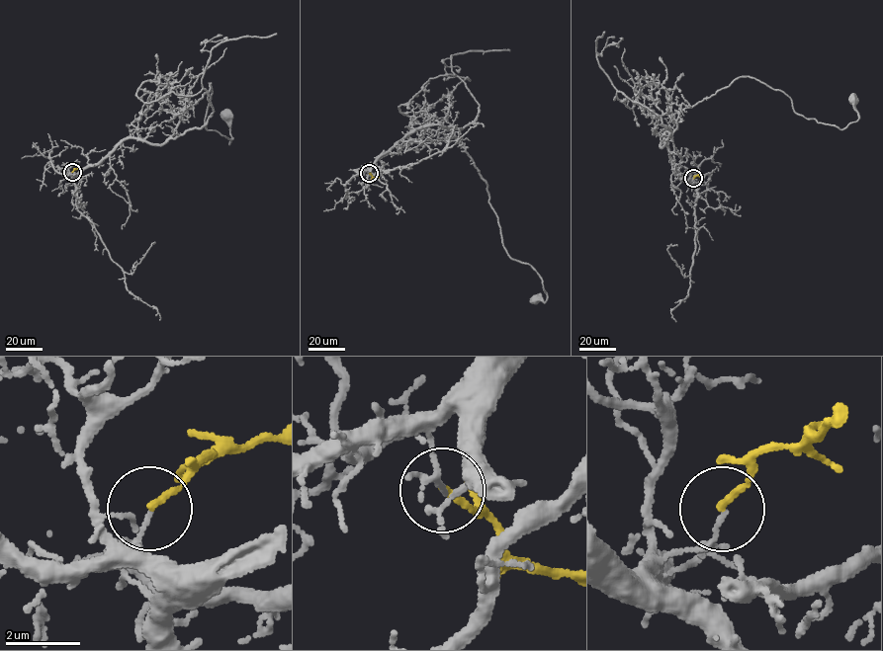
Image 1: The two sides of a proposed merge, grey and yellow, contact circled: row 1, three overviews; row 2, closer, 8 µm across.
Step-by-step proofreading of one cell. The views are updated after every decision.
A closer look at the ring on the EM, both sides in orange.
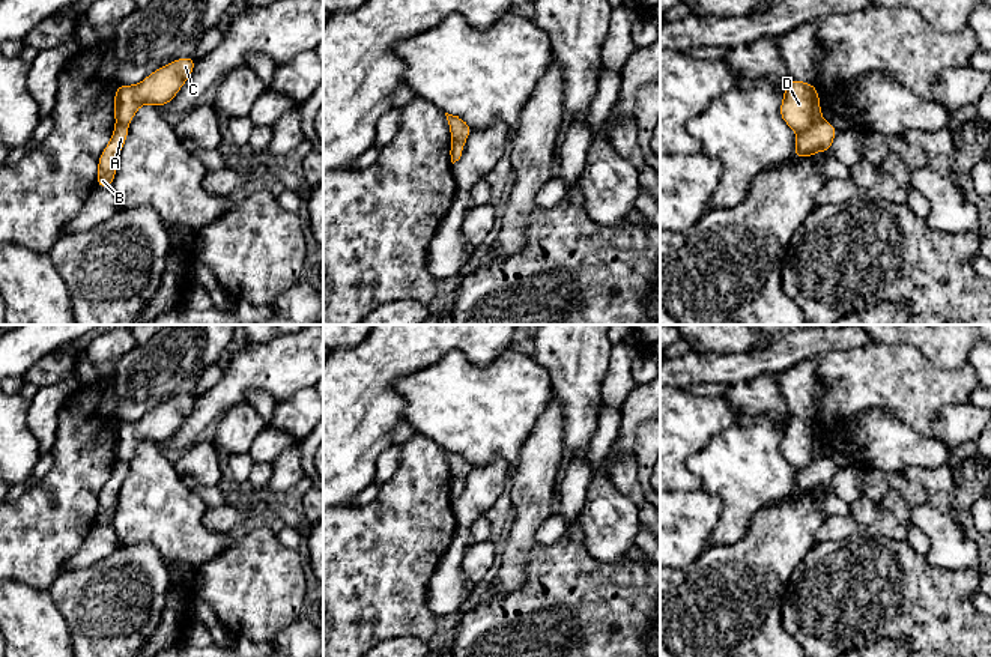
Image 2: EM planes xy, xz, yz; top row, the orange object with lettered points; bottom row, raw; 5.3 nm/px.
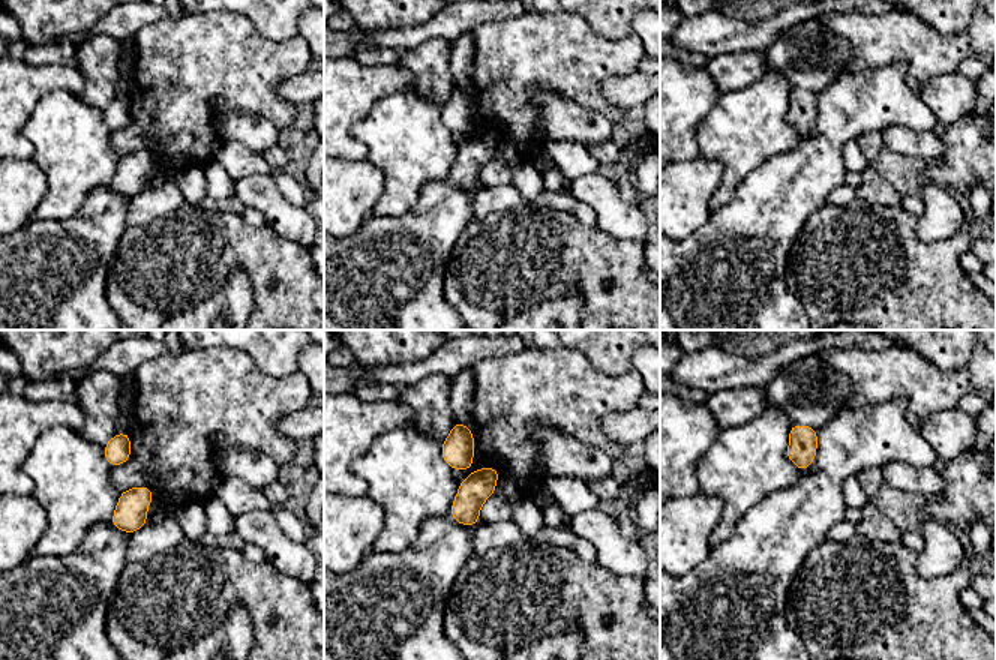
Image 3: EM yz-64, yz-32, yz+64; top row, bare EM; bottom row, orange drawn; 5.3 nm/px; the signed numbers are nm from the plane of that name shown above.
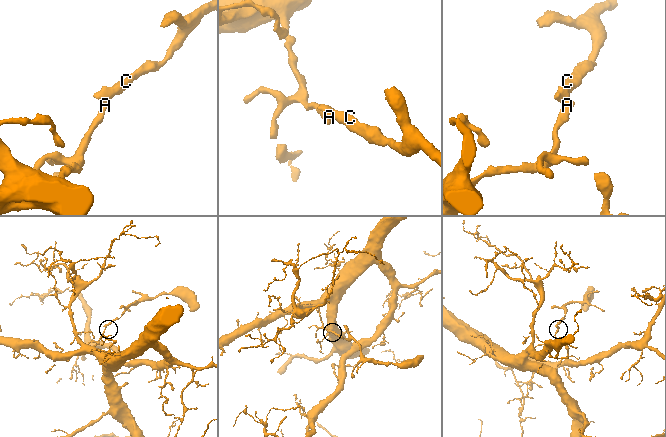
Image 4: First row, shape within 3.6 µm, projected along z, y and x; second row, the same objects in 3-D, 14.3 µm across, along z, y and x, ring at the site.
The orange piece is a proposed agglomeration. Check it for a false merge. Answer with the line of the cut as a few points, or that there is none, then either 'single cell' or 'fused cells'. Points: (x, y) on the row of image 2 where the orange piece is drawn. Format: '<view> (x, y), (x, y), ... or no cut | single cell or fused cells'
yz (821, 118), (797, 134) | fused cells

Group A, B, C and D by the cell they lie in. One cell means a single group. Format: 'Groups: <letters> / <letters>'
Groups: A B / C D

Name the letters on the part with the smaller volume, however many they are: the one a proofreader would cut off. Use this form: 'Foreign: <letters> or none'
Foreign: C, D

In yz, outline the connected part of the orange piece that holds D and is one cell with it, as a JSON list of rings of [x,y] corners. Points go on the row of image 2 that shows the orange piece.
[[[789,80],[779,108],[783,122],[797,134],[821,119],[820,95],[814,84]]]

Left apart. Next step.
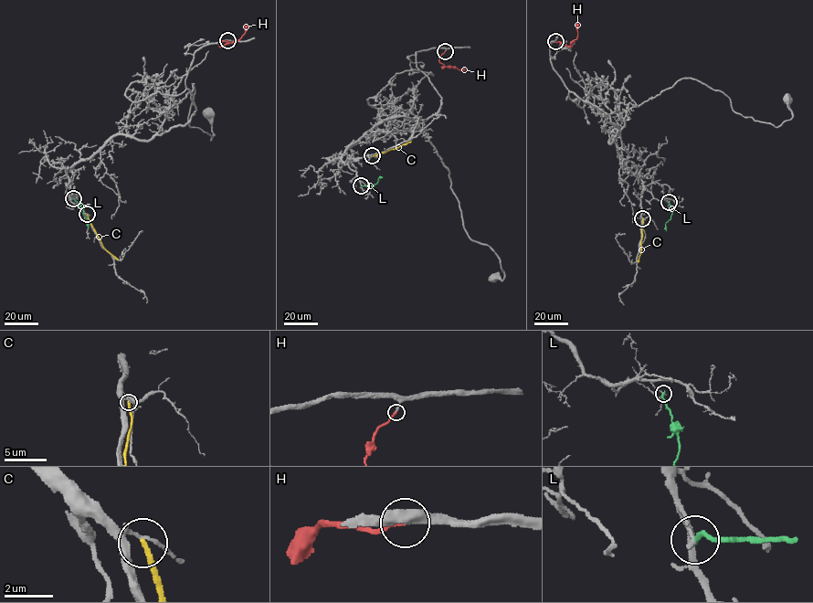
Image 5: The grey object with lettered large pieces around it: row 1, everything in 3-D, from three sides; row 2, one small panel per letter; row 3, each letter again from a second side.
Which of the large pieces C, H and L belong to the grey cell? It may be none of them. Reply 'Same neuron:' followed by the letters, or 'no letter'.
Same neuron: H

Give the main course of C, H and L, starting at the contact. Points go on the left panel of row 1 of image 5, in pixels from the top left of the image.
C: (87, 214), (102, 246), (118, 259)
H: (227, 40), (218, 43), (223, 46), (239, 39), (247, 26)
L: (73, 198), (83, 210), (89, 227)

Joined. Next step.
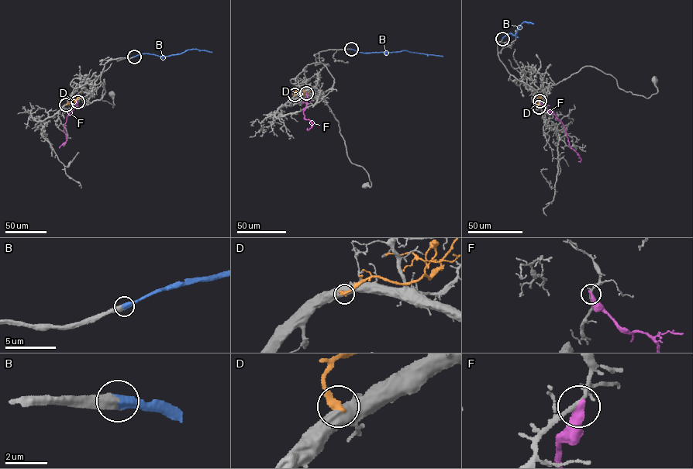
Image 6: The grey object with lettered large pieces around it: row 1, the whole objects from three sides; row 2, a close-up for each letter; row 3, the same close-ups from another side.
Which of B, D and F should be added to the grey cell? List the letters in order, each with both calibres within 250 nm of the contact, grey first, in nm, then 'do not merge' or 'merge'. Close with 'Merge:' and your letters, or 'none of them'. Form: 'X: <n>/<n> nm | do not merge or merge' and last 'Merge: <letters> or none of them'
B: 550/500 nm | merge
D: 550/360 nm | do not merge
F: 140/440 nm | do not merge
Merge: B

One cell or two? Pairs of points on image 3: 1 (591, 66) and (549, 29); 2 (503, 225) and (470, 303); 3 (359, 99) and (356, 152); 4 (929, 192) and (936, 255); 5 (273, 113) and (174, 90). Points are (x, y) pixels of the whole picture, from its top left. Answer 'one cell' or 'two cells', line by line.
1: one cell
2: one cell
3: one cell
4: two cells
5: one cell

